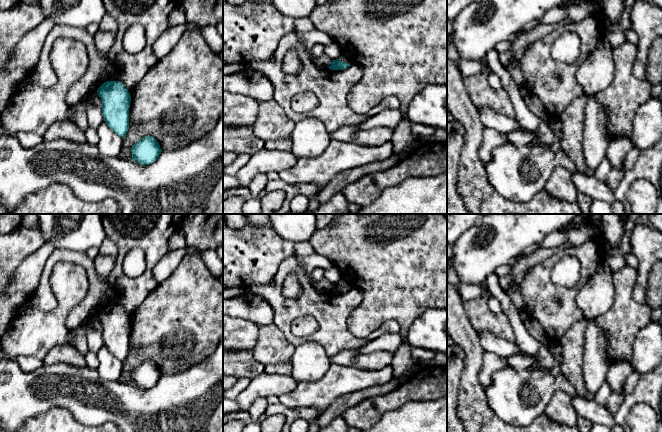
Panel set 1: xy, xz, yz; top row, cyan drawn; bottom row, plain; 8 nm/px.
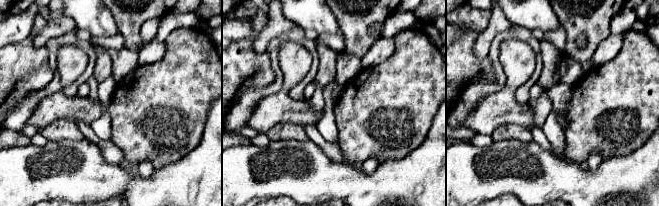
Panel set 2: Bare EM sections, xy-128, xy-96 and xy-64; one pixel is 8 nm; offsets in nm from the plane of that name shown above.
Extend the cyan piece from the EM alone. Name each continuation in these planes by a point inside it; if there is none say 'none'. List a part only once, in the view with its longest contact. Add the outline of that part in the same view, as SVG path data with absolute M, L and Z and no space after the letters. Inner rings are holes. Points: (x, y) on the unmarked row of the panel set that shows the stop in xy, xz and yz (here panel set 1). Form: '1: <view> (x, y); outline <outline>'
none

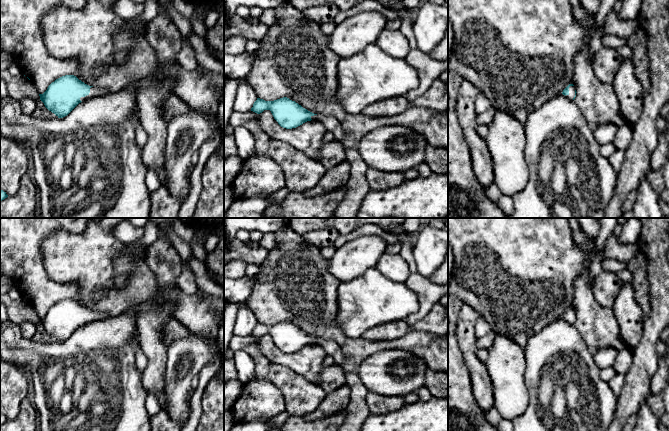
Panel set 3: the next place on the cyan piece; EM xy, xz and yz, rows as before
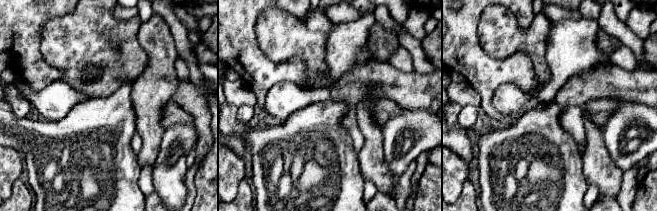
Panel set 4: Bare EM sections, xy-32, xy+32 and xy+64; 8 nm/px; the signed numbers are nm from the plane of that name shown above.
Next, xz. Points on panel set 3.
1: xz (331, 348); outline M314 339L311 340L311 343L314 345L320 345L328 355L334 358L334 365L343 367L344 355L336 342L325 339Z

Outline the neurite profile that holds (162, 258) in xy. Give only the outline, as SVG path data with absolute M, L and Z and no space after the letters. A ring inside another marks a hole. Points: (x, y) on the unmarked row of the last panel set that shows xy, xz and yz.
M159 237L147 250L145 263L161 286L178 288L176 279L183 269L183 262L173 244Z

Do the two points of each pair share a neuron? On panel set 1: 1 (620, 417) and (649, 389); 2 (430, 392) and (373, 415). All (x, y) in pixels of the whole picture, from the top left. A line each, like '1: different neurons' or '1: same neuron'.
1: same neuron
2: same neuron

